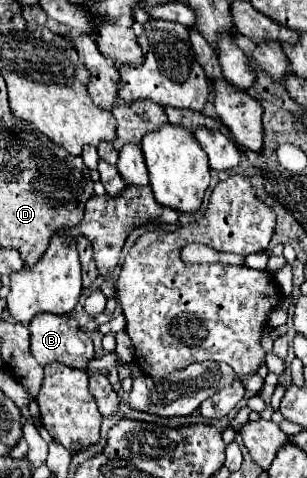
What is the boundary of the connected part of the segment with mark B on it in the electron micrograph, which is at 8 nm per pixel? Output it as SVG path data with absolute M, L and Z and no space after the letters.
M43 313L31 319L29 331L31 331L31 353L41 365L61 361L65 365L85 369L87 361L93 359L93 341L79 329L79 323L69 315L55 317L53 313Z

